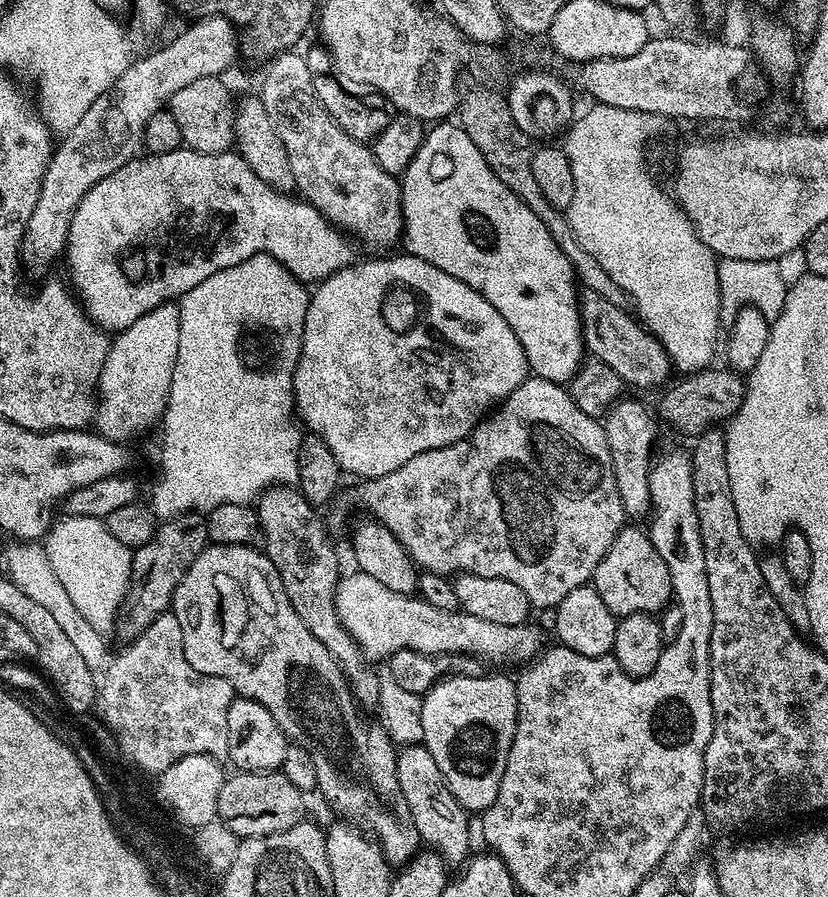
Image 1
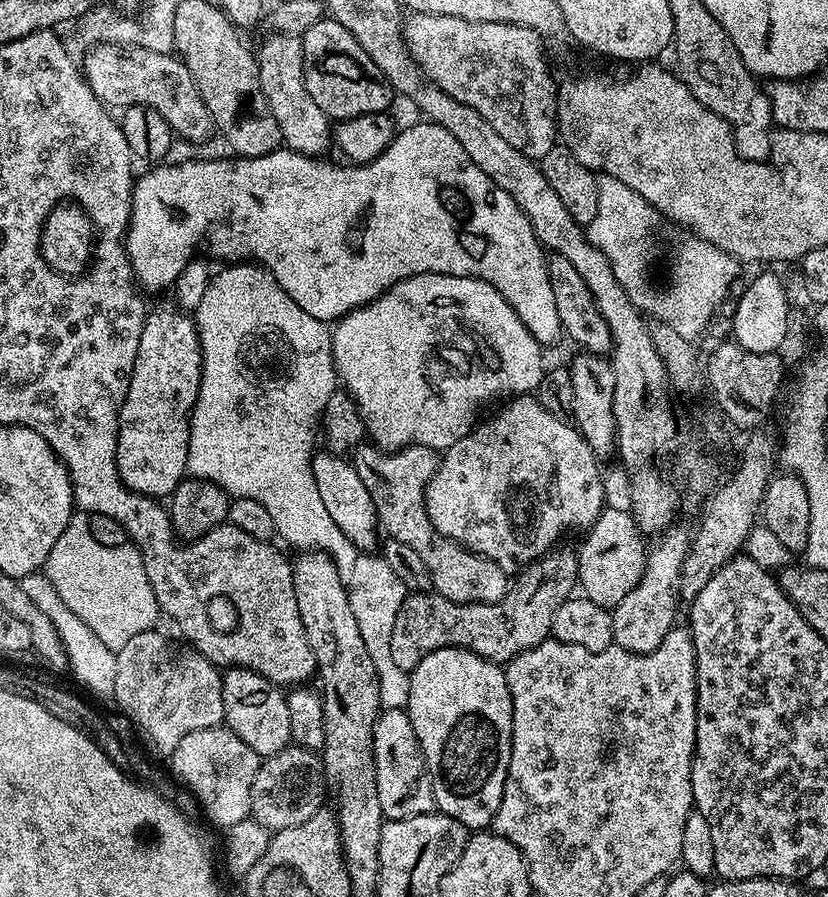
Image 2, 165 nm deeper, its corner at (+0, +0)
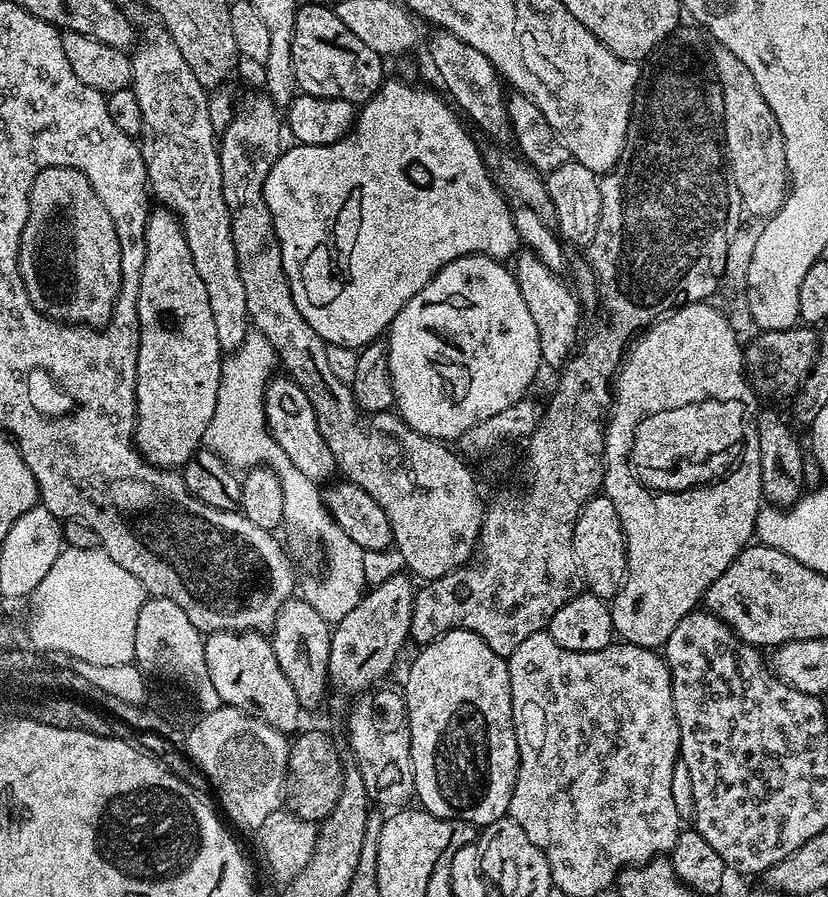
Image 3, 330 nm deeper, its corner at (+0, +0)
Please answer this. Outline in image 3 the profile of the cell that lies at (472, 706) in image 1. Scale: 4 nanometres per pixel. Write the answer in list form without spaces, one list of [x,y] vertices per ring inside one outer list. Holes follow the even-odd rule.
[[[450,630],[442,634],[437,640],[431,640],[429,644],[419,649],[416,661],[408,668],[408,681],[402,687],[404,704],[408,708],[408,729],[410,730],[410,754],[412,755],[412,769],[414,770],[414,782],[416,783],[415,799],[419,807],[424,811],[434,814],[438,818],[447,820],[465,820],[473,826],[492,824],[495,820],[503,820],[508,816],[508,807],[512,791],[516,785],[516,771],[520,755],[518,754],[518,742],[516,731],[512,725],[512,695],[510,694],[510,674],[508,662],[505,657],[494,654],[490,646],[478,634],[470,630]]]

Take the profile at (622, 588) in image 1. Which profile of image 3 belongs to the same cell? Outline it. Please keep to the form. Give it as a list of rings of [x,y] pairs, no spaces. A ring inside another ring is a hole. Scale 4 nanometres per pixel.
[[[598,494],[586,502],[578,514],[578,522],[574,526],[574,554],[580,563],[587,591],[607,601],[619,594],[628,575],[628,545],[624,543],[618,510],[614,510],[614,502],[610,502],[608,496]]]

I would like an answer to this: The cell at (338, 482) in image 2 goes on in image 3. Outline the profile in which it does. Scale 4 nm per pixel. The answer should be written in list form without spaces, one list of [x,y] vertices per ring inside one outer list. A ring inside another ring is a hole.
[[[276,374],[268,381],[267,394],[264,396],[264,413],[269,434],[278,446],[282,446],[286,458],[294,462],[294,470],[302,470],[306,478],[317,482],[331,481],[335,477],[332,475],[337,475],[336,459],[330,446],[326,446],[326,438],[322,438],[322,433],[318,431],[314,406],[310,406],[306,390],[302,390],[302,386],[298,386],[298,382],[294,382],[291,376]]]

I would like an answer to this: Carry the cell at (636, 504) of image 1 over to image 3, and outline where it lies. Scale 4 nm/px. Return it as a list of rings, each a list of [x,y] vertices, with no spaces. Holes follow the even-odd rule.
[[[517,251],[514,257],[514,275],[522,290],[522,298],[530,309],[534,327],[538,330],[541,361],[547,367],[549,364],[553,370],[559,370],[564,367],[564,361],[582,339],[582,331],[580,332],[582,301],[570,287],[569,281],[567,284],[561,273],[550,270],[550,266],[546,266],[546,262],[542,262],[542,258],[538,258],[538,254],[533,252]]]

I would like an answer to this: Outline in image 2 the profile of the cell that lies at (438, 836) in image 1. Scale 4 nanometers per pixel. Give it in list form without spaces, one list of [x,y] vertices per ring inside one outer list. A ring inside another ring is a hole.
[[[405,709],[381,711],[374,726],[372,745],[378,782],[378,802],[382,802],[385,821],[425,816],[427,812],[433,811],[436,808],[436,799],[432,780],[428,776],[428,767],[424,764],[424,752],[414,734],[412,719],[408,717]]]

